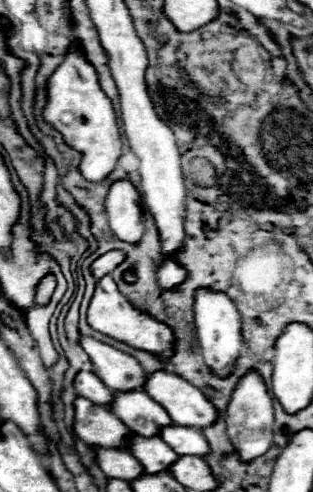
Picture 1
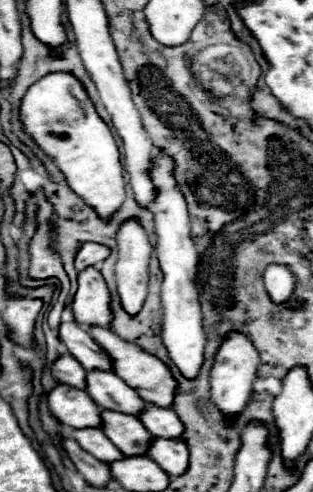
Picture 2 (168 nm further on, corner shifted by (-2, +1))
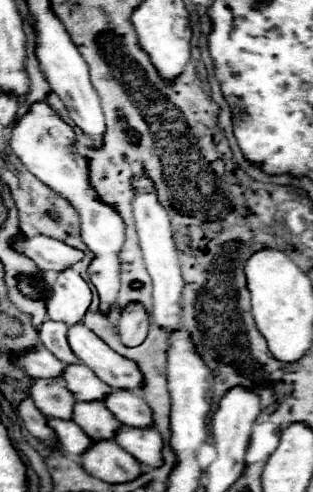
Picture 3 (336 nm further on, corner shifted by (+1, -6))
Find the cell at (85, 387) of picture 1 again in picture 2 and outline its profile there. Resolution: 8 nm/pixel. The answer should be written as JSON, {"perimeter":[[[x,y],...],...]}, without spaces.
{"perimeter":[[[60,350],[60,356],[52,362],[50,370],[52,370],[52,376],[54,376],[58,382],[84,390],[86,370],[80,368],[80,362],[78,362],[74,356],[70,356],[66,350]]]}

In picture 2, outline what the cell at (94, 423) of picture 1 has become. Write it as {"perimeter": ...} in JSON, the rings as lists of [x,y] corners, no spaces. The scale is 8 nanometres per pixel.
{"perimeter":[[[58,384],[48,392],[50,412],[58,418],[60,424],[70,428],[98,428],[100,426],[100,408],[96,402],[78,388]]]}

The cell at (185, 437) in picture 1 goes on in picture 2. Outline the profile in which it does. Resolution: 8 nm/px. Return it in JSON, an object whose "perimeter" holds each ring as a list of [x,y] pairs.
{"perimeter":[[[144,404],[144,410],[140,412],[138,420],[144,424],[144,428],[152,436],[164,436],[164,438],[180,438],[184,426],[180,424],[180,418],[172,408],[160,408],[156,404]]]}

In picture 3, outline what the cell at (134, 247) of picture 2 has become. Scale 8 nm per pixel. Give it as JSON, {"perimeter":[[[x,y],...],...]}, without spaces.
{"perimeter":[[[129,301],[123,309],[121,309],[121,317],[119,317],[119,335],[121,341],[129,347],[143,343],[145,335],[147,335],[147,327],[149,327],[149,315],[145,311],[145,307],[139,301]]]}

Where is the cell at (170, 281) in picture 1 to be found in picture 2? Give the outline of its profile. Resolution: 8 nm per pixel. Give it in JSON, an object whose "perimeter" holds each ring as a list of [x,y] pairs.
{"perimeter":[[[156,152],[152,178],[158,186],[158,196],[154,200],[152,214],[154,226],[158,234],[158,260],[162,268],[162,306],[164,306],[164,324],[162,324],[162,342],[168,350],[170,360],[180,370],[186,380],[194,380],[204,366],[204,348],[206,348],[206,334],[202,328],[202,310],[198,300],[196,288],[196,270],[198,270],[198,252],[190,238],[190,216],[188,206],[182,192],[176,186],[172,176],[174,162],[164,152]]]}

